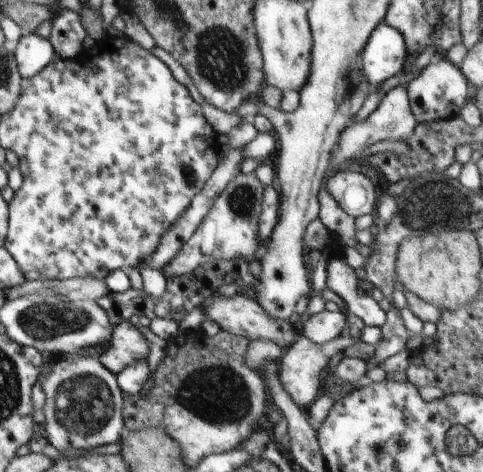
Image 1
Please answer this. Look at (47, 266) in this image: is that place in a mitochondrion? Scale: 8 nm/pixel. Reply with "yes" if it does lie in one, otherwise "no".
no

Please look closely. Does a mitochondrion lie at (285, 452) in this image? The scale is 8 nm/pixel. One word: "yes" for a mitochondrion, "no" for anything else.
no

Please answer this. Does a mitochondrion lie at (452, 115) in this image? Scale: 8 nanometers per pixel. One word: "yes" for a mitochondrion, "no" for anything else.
no

